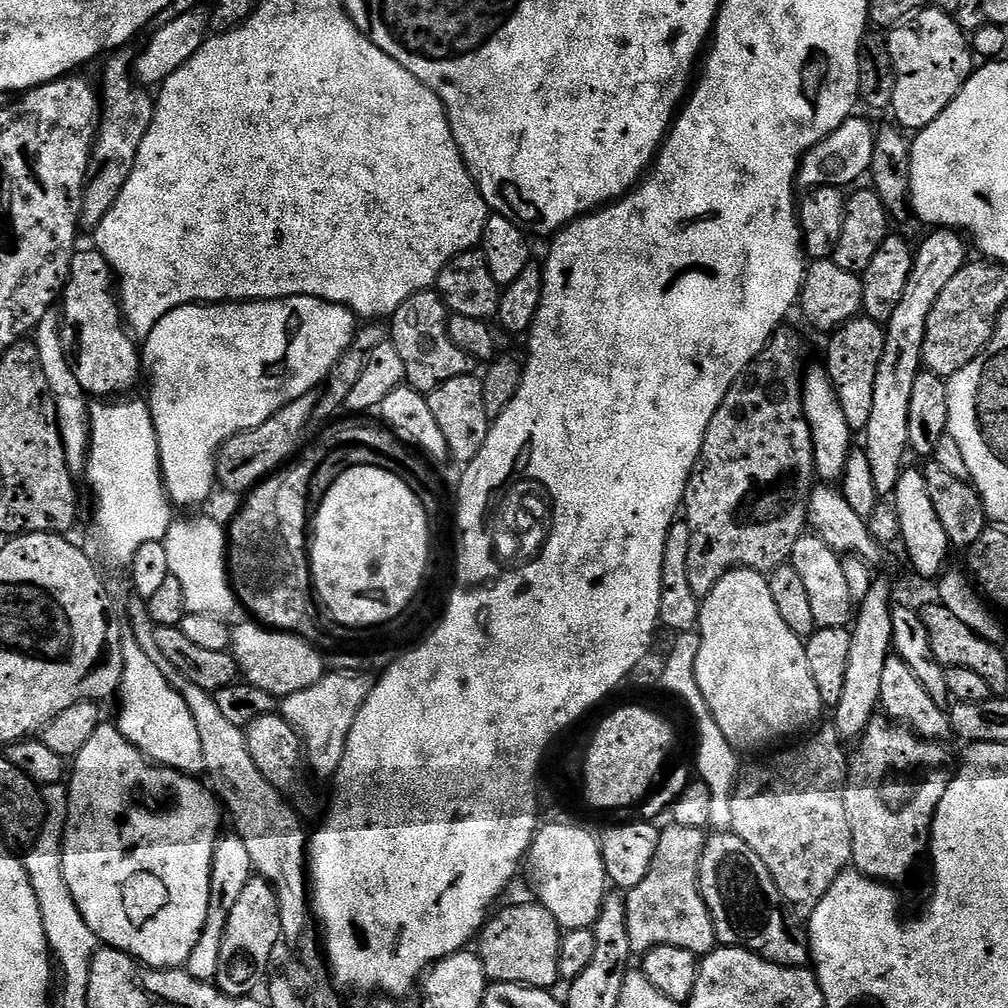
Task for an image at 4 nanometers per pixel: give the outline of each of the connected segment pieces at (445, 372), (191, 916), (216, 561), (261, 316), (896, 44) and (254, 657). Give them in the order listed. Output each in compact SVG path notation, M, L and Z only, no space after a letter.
M429 290L406 298L406 302L402 302L402 306L398 306L398 310L391 316L390 342L402 358L402 366L406 366L404 379L407 387L427 394L433 392L442 382L469 375L473 371L473 357L458 346L454 346L450 338L449 315L440 293Z
M102 722L96 727L94 734L90 734L90 742L86 742L86 746L82 746L80 753L71 761L70 772L71 768L72 781L67 781L66 784L68 817L62 850L62 874L66 874L66 886L70 894L74 894L74 902L78 902L78 910L86 926L94 930L97 941L101 945L126 952L149 968L176 970L187 965L190 950L194 950L194 942L198 942L202 934L202 926L206 926L206 910L210 906L210 874L214 862L214 850L217 840L222 835L222 829L220 829L222 805L219 799L203 783L200 785L195 775L176 772L172 768L165 768L149 760L121 734L115 723Z
M192 514L189 520L180 520L180 518L173 519L170 530L166 534L166 538L162 542L166 550L166 559L170 562L170 575L178 578L178 582L182 582L182 590L186 590L186 602L188 603L189 612L211 612L212 615L221 618L228 618L232 612L232 607L237 607L238 601L236 594L232 590L232 582L228 578L228 537L226 535L225 525L220 525L218 521L212 516L196 516L200 514Z
M291 296L285 300L250 300L247 302L229 302L227 304L187 304L181 308L175 308L170 310L170 314L166 314L159 322L154 326L154 330L150 330L150 334L143 337L142 340L142 368L146 373L146 380L148 376L148 393L146 393L146 399L148 401L148 409L152 411L152 421L156 427L156 437L158 438L158 450L160 451L160 472L164 475L164 488L168 492L169 501L177 509L180 508L192 508L188 510L196 510L199 504L204 504L208 500L208 495L212 492L212 487L217 487L218 481L216 479L216 458L219 453L220 447L227 442L231 436L238 434L239 432L245 432L250 430L254 426L262 426L262 422L266 422L271 418L275 412L282 410L282 406L286 406L290 402L294 402L294 398L302 398L302 394L307 392L316 392L317 389L323 385L324 381L328 378L328 372L334 366L334 362L338 362L338 358L342 358L342 354L350 346L350 342L356 336L356 329L358 327L358 317L355 312L352 312L349 308L344 308L341 304L331 304L325 300L319 300L313 296Z
M921 8L911 18L891 29L887 37L890 58L896 71L891 115L896 115L895 123L904 130L919 130L930 126L930 122L934 122L934 118L938 118L938 114L942 114L942 110L946 110L946 106L954 102L958 90L962 90L962 86L974 71L974 53L969 37L957 24L955 15L949 14L943 8Z
M259 623L235 625L232 628L230 651L236 657L236 667L247 683L266 690L277 698L314 686L326 674L324 656L316 653L311 643L286 632L278 632Z

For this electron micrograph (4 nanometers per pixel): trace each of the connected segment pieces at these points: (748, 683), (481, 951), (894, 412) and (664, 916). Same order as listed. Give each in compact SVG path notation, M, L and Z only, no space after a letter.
M734 568L727 572L720 581L710 590L708 596L703 597L700 605L700 622L698 625L698 635L700 638L700 649L697 658L697 682L701 688L702 698L709 704L709 710L713 714L714 722L718 724L722 734L726 736L730 746L741 753L752 752L755 748L764 748L767 744L772 744L775 740L780 740L783 736L792 736L795 732L803 730L807 724L812 724L822 713L822 705L818 698L818 686L814 686L814 677L810 674L810 666L806 662L805 641L799 636L795 636L782 622L782 617L778 614L778 606L774 606L774 597L770 595L767 575L763 572L755 572L752 568Z
M539 902L532 904L516 904L513 908L504 908L493 915L478 933L478 955L486 970L489 981L498 984L525 984L531 988L555 989L556 980L561 979L558 958L560 957L560 923Z
M936 230L915 249L912 261L910 282L906 282L906 291L902 293L902 302L898 302L898 310L886 321L884 349L878 362L878 378L874 378L874 407L870 414L870 422L866 422L862 433L862 447L870 458L870 471L874 474L874 486L878 486L878 494L888 498L895 493L900 473L906 467L904 455L909 455L908 435L910 434L910 394L914 391L914 378L922 370L922 342L926 338L926 318L930 318L930 310L934 310L934 302L938 302L938 294L948 285L950 278L962 270L969 259L965 237L956 230Z
M665 824L660 828L658 850L654 852L654 862L650 862L650 871L638 886L627 889L624 896L630 946L636 954L658 946L678 946L703 958L718 947L714 918L710 918L710 910L700 893L700 859L706 832L694 826Z

